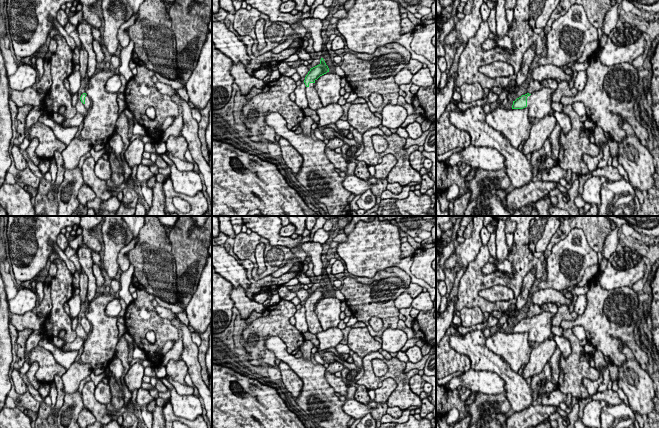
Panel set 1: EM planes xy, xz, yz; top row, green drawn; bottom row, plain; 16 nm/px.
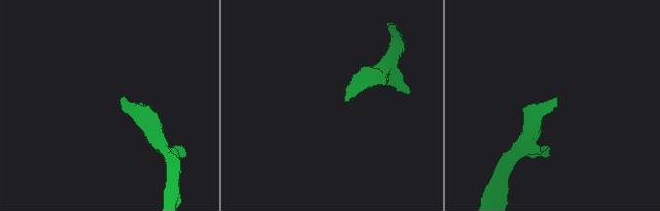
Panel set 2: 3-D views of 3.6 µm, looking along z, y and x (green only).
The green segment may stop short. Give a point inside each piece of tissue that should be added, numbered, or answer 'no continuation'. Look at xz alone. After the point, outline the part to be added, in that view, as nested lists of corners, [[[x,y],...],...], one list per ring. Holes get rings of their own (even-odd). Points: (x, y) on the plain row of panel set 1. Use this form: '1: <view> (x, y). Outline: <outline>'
1: xz (314, 326). Outline: [[[309,307],[306,311],[306,322],[308,324],[308,332],[317,335],[319,332],[323,331],[319,319],[315,314],[315,307]]]

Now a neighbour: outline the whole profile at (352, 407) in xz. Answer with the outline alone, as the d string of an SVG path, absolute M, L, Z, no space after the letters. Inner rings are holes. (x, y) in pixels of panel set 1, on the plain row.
M351 398L345 401L343 411L356 420L363 418L367 414L371 414L372 409L369 405L363 404L355 398Z

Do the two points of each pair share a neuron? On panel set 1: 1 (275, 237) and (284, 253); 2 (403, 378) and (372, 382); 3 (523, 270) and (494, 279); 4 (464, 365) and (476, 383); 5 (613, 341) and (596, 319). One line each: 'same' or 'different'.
1: different
2: same
3: same
4: different
5: same

